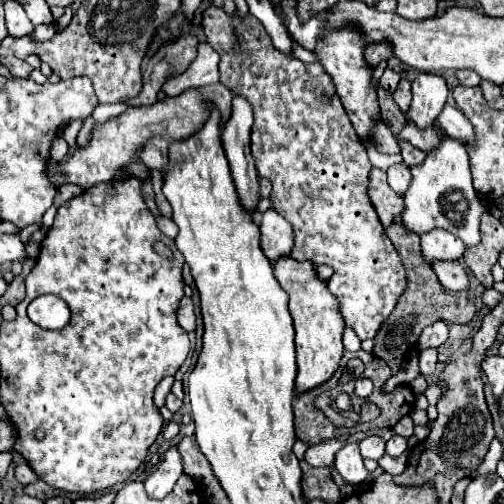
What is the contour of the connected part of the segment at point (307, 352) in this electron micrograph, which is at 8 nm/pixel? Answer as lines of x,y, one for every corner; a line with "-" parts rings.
282,257
274,263
274,275
280,287
288,293
288,309
294,321
296,331
296,363
298,363
298,377
296,377
296,391
306,393
314,387
326,383
338,369
340,359
344,355
342,347
342,331
344,321
338,313
338,301
328,291
326,283
316,277
316,271
310,261
294,261
292,257

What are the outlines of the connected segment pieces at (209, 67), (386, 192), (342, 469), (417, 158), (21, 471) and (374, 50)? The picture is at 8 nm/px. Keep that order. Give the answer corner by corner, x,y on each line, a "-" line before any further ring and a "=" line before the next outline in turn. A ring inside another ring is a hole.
200,43
198,47
198,57
194,63
178,77
168,79
166,85
163,85
160,93
157,95
158,100
164,97
175,97
178,93
190,89
190,87
206,87
206,85
216,85
220,81
218,75
218,53
208,45
=
372,169
370,171
370,199
372,205
376,207
378,219
382,221
384,227
392,225
396,217
400,217
400,213
404,211
404,201
400,195
396,195
390,185
386,183
386,171
382,169
=
350,443
350,445
342,447
336,453
334,467
342,475
342,479
346,483
350,483
350,485
362,483
366,479
366,475
368,475
366,467
364,467
364,459
360,457
360,451
358,451
358,443
=
400,143
400,153
402,153
406,165
418,165
426,157
424,151
420,151
420,149
416,149
414,145
408,145
408,143
=
24,463
24,465
16,465
16,469
14,469
14,475
16,475
16,479
22,483
22,485
28,485
28,483
34,483
36,479
38,479
38,475
=
380,41
380,45
366,47
366,61
370,65
378,65
382,59
390,59
390,57
392,57
392,49
388,49
388,45
384,45
384,41

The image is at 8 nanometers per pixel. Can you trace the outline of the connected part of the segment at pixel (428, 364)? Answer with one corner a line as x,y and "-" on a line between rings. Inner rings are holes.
424,349
420,351
420,373
424,377
428,377
430,373
434,373
438,363
438,351
436,349

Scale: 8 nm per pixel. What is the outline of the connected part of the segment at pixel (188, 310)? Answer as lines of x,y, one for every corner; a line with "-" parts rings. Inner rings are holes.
184,297
184,299
180,301
180,307
178,307
178,311
176,311
176,319
178,319
178,325
180,325
186,333
190,333
190,331
196,329
196,315
194,315
194,307
192,307
190,297

